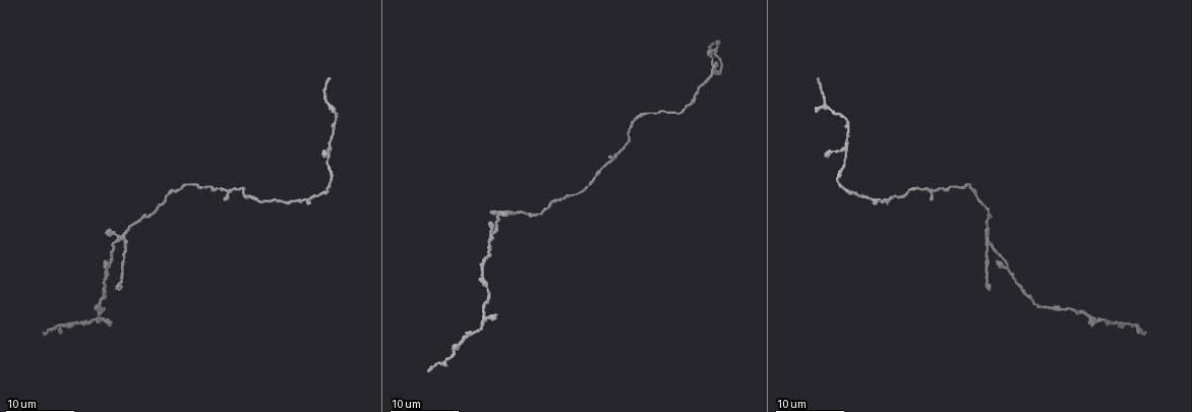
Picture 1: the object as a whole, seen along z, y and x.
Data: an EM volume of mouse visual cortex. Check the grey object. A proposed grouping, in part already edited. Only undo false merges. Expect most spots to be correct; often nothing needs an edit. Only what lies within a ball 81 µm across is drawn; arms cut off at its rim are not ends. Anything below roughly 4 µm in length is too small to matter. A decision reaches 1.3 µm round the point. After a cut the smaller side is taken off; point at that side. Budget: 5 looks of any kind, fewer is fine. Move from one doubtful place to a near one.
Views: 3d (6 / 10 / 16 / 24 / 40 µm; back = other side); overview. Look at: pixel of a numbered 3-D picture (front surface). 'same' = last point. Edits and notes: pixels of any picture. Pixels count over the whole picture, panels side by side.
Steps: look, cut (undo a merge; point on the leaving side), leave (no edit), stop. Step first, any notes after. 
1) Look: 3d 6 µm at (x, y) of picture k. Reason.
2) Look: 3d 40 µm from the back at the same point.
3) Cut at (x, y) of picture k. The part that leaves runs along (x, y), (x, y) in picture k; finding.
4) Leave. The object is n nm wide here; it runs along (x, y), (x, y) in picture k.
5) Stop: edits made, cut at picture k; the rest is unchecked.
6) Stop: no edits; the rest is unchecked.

Look: 3d 16 µm at (125, 238) of picture 1. Four-way junction.

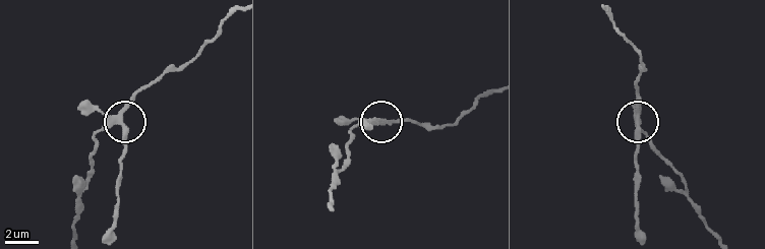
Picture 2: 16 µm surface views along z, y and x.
Look: 3d 6 µm at (640, 125) of picture 2.

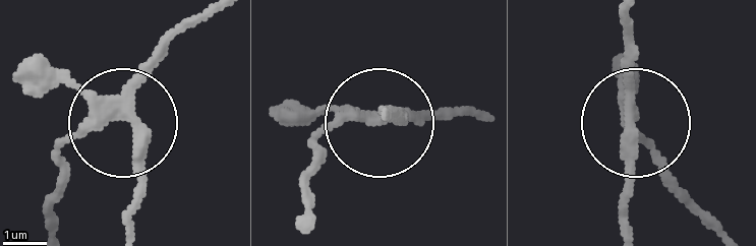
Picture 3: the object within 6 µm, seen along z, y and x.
Leave. The side arm is 8 µm long; 4 arms meet here; all the same neuron.

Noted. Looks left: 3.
Look: 3d 16 µm at (1111, 321) of picture 1.

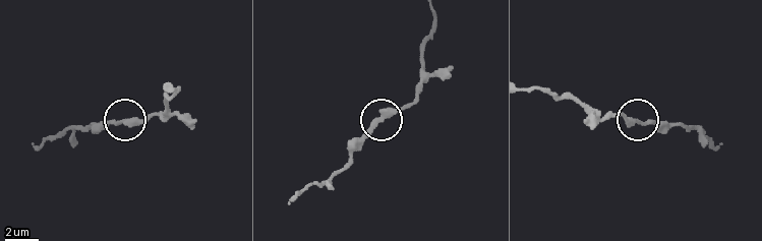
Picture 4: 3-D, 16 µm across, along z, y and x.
Look: 3d 10 µm at (119, 123) of picture 4.

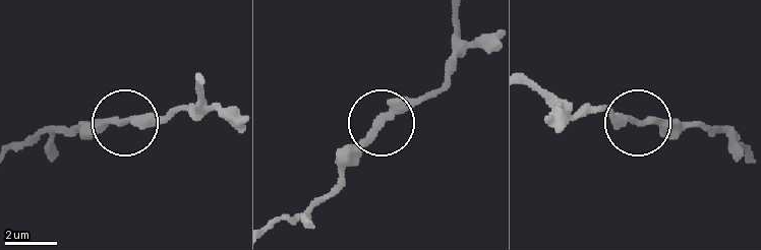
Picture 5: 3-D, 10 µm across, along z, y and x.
Look: 3d 10 µm from the back at (637, 122) of picture 5. Other side.

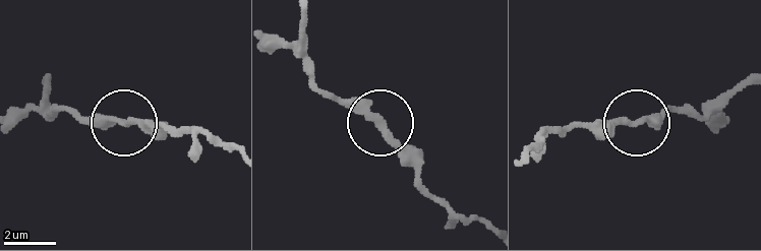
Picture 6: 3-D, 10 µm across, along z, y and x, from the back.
Leave. It runs along (45, 85), (58, 112), (126, 125), (168, 125) in picture 6; all the same neuron.

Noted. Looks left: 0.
Stop: no edits; the rest is unchecked.

